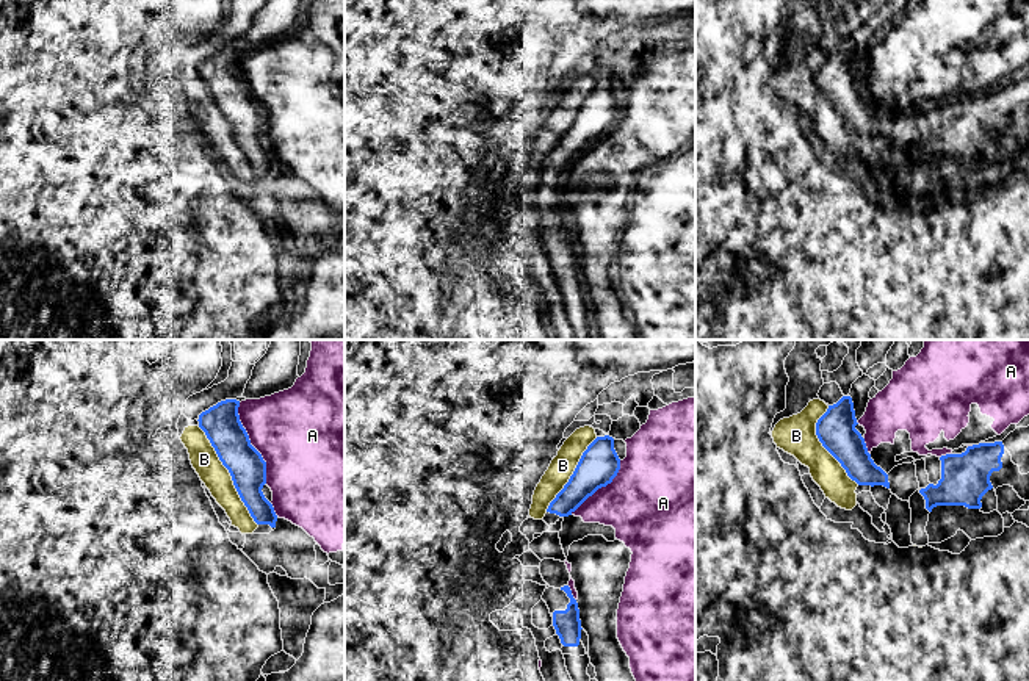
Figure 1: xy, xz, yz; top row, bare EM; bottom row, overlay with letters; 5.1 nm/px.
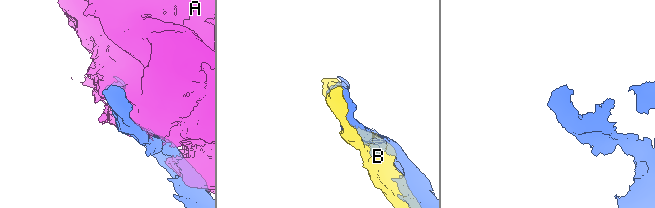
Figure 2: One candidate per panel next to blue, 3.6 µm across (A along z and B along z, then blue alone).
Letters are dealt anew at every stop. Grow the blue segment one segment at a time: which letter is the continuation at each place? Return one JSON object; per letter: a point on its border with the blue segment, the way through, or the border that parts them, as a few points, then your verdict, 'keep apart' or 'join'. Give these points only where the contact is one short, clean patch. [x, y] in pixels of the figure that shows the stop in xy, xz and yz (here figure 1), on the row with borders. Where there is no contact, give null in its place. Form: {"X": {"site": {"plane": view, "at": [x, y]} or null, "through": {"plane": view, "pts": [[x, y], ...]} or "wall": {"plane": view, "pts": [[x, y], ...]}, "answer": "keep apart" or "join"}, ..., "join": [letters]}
{"A": {"site": {"plane": "xy", "at": [249, 443]}, "answer": "keep apart"}, "B": {"site": {"plane": "xy", "at": [231, 475]}, "answer": "keep apart"}, "join": []}

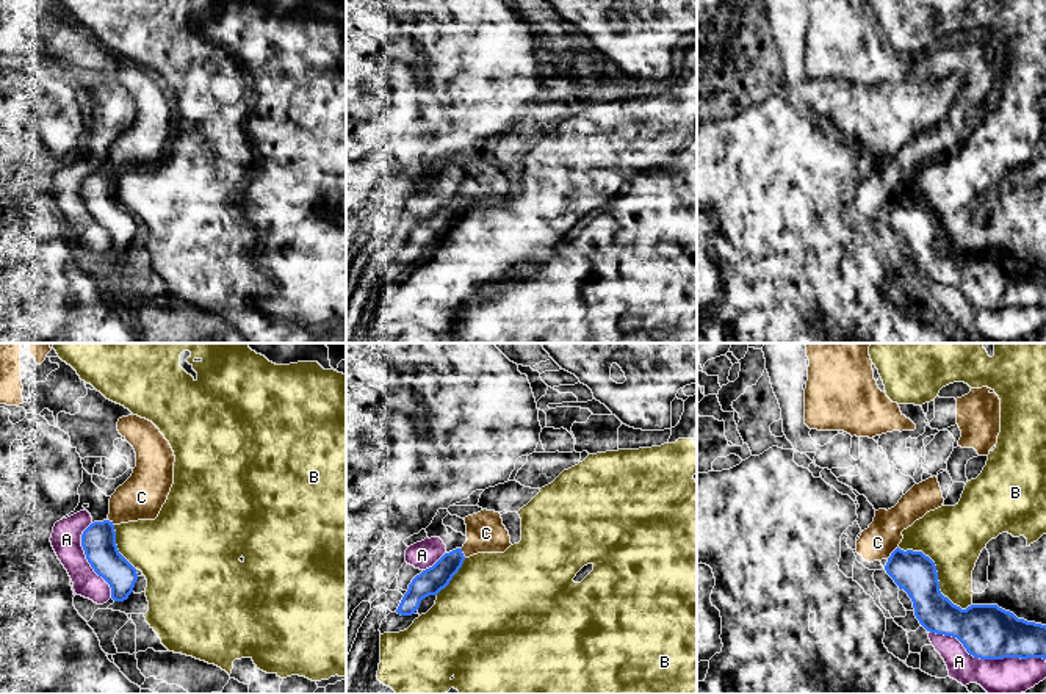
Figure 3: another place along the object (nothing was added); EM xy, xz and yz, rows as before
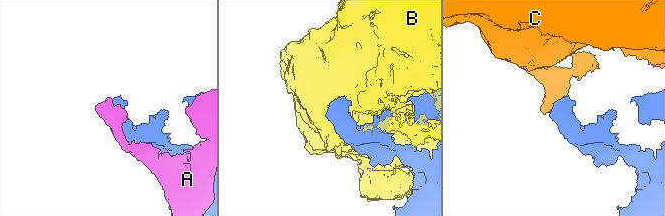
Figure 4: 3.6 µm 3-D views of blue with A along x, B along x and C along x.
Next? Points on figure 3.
{"A": {"site": {"plane": "yz", "at": [985, 658]}, "answer": "keep apart"}, "B": {"site": {"plane": "yz", "at": [937, 575]}, "answer": "keep apart"}, "C": {"site": {"plane": "yz", "at": [893, 552]}, "through": {"plane": "yz", "pts": [[916, 574], [893, 552], [882, 542], [877, 542]]}, "answer": "join"}, "join": ["C"]}

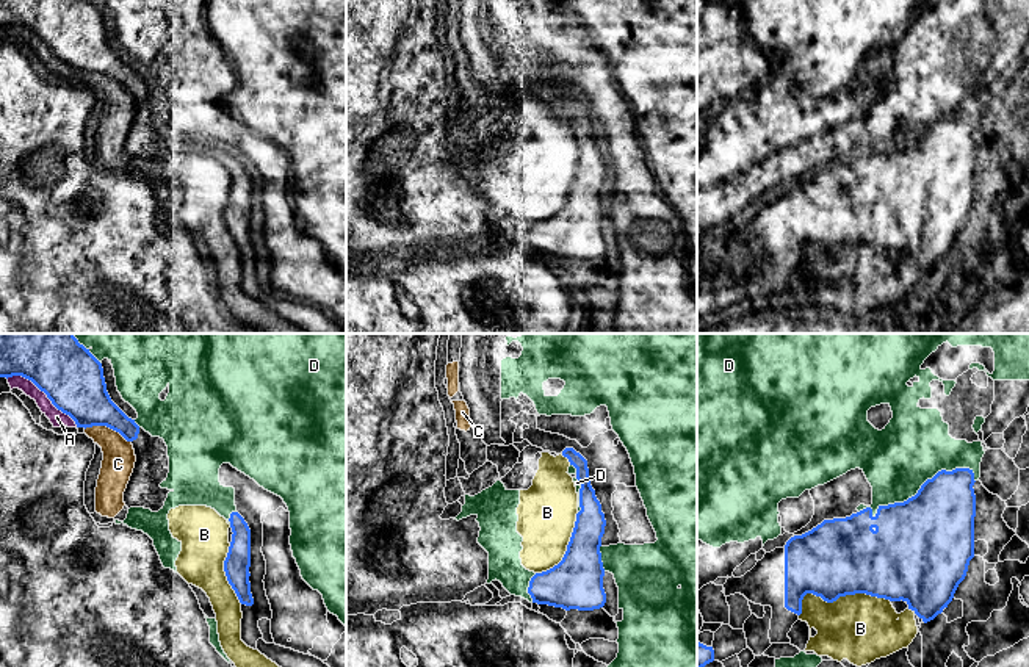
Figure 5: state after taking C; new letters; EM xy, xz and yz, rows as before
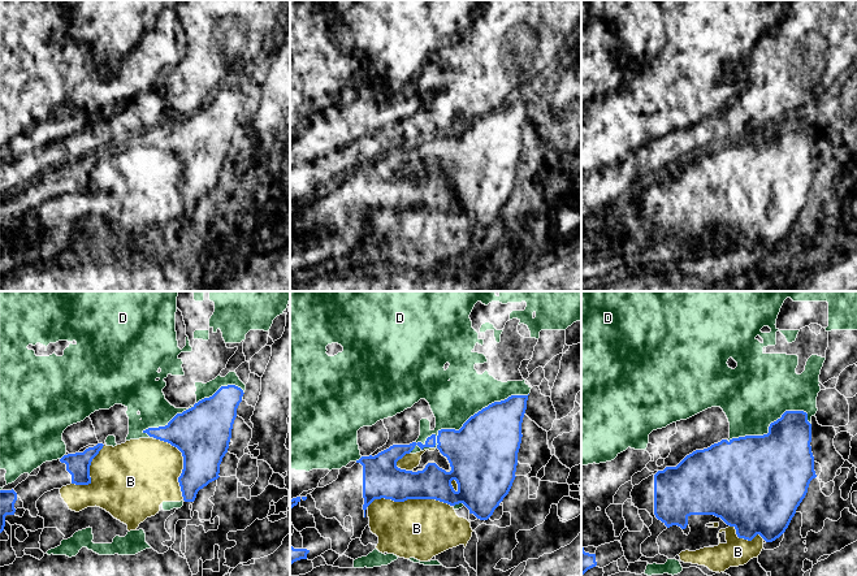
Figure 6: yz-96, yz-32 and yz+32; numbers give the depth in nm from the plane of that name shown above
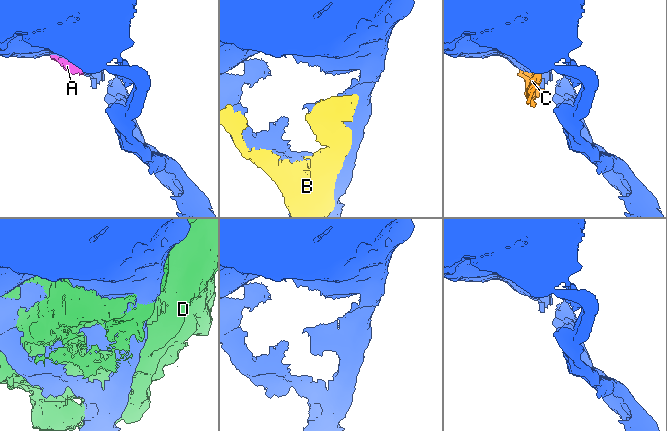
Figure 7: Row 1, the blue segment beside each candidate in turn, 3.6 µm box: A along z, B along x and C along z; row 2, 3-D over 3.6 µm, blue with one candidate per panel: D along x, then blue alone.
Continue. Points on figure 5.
{"A": {"site": {"plane": "xy", "at": [44, 392]}, "answer": "keep apart"}, "B": {"site": {"plane": "yz", "at": [837, 598]}, "answer": "keep apart"}, "C": {"site": {"plane": "xy", "at": [108, 426]}, "answer": "keep apart"}, "D": {"site": {"plane": "yz", "at": [917, 493]}, "answer": "keep apart"}, "join": []}

